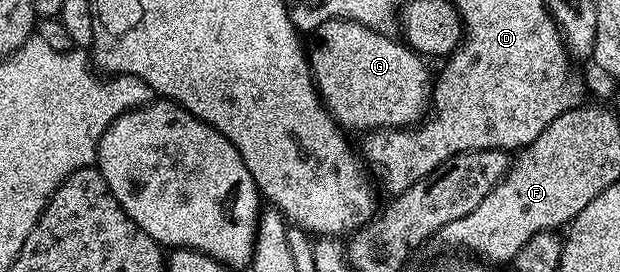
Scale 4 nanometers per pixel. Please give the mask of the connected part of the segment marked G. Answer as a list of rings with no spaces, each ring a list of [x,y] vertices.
[[[326,19],[309,36],[310,74],[314,77],[314,86],[318,89],[318,96],[321,97],[322,104],[330,110],[330,116],[338,122],[339,127],[349,129],[351,132],[353,132],[352,130],[362,131],[361,133],[369,132],[371,129],[405,129],[415,126],[427,114],[432,103],[432,74],[430,75],[429,69],[426,68],[428,66],[427,60],[419,55],[417,51],[413,51],[411,47],[407,47],[405,42],[398,40],[397,43],[396,40],[390,38],[394,37],[381,31],[373,31],[370,27],[351,19]]]

